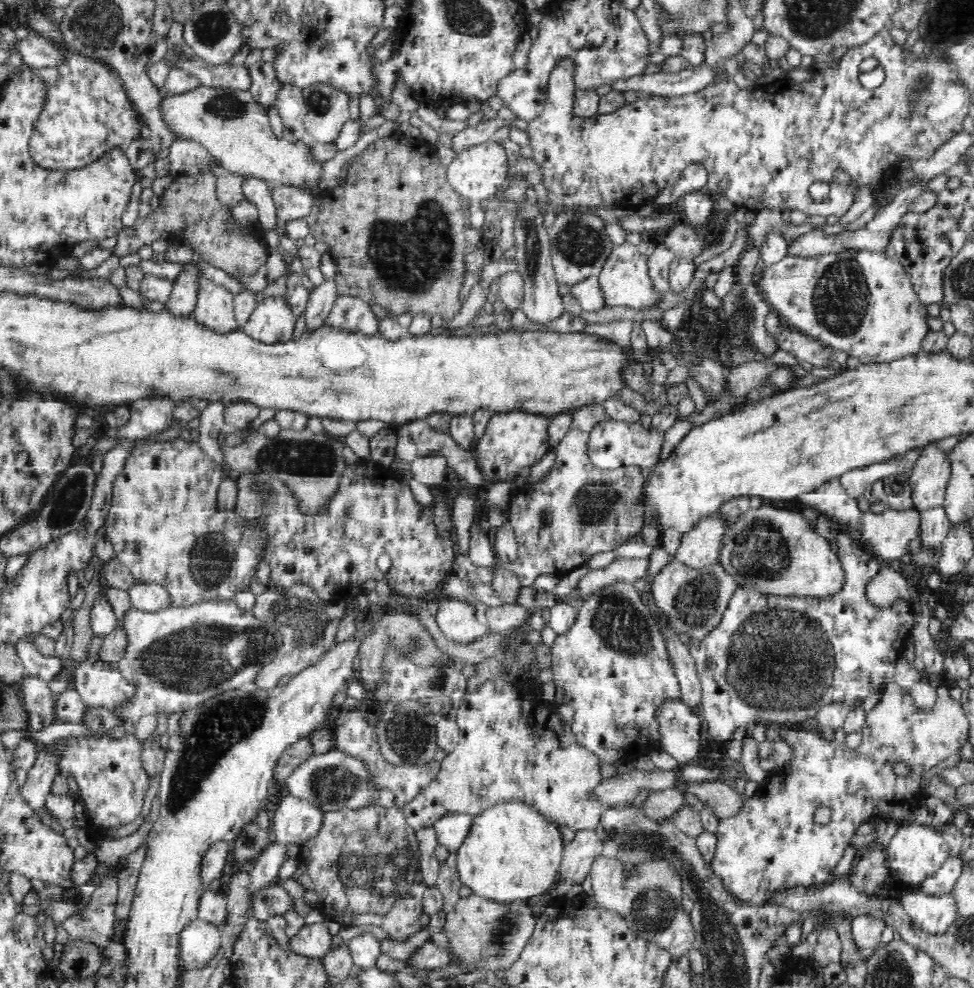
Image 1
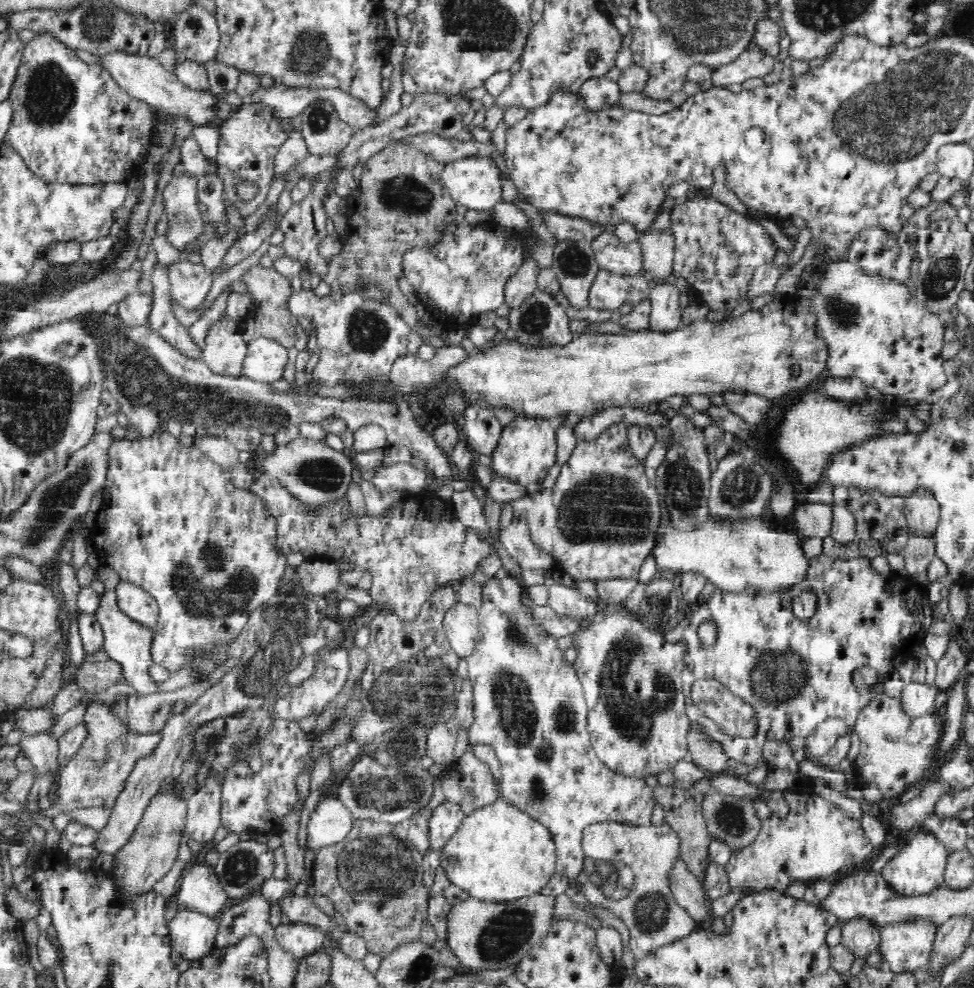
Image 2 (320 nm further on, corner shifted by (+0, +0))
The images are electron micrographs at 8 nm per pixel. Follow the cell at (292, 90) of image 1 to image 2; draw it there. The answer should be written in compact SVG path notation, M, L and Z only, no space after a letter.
M300 115L287 118L286 140L275 156L275 174L284 174L294 169L308 155L307 144L302 134L302 117Z

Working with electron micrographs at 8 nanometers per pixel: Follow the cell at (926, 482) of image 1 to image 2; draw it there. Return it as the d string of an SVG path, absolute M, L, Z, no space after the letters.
M916 488L912 495L905 498L903 512L909 523L911 536L935 536L938 531L941 509L930 490Z

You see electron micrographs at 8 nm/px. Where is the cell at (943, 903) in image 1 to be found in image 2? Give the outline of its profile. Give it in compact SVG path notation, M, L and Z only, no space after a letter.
M910 920L884 926L880 954L893 971L914 971L931 958L937 925L932 920Z

